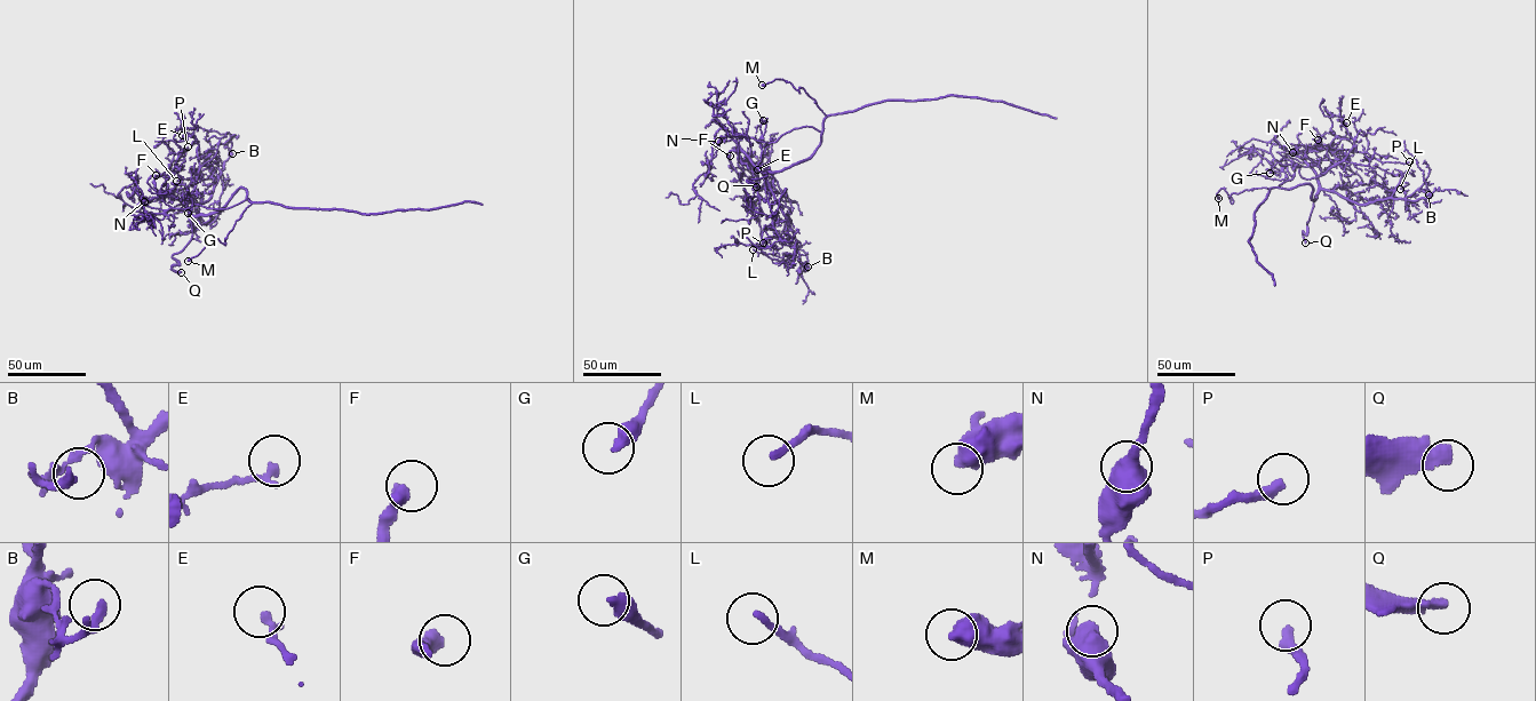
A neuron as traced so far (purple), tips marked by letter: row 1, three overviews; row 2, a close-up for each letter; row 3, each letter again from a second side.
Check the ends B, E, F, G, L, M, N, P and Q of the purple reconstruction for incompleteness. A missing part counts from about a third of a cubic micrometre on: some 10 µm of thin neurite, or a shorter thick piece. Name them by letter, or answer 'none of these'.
F, Q

